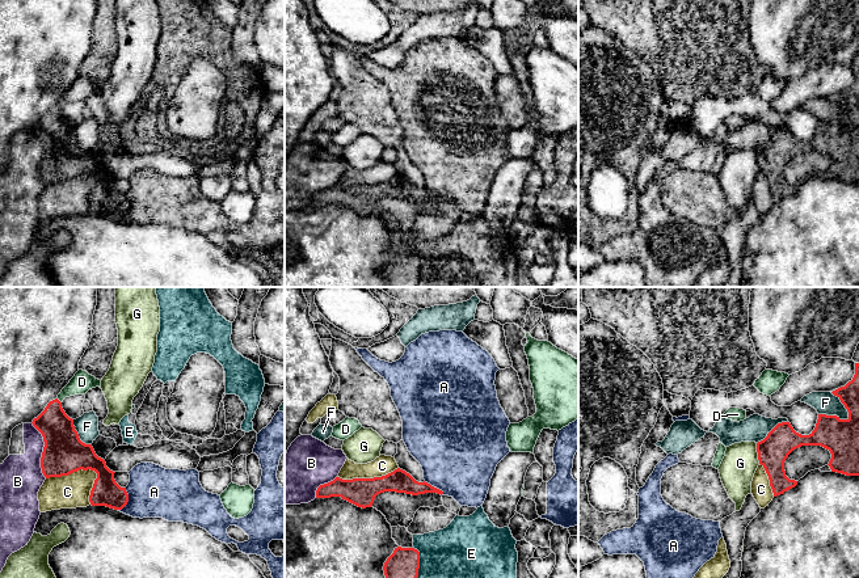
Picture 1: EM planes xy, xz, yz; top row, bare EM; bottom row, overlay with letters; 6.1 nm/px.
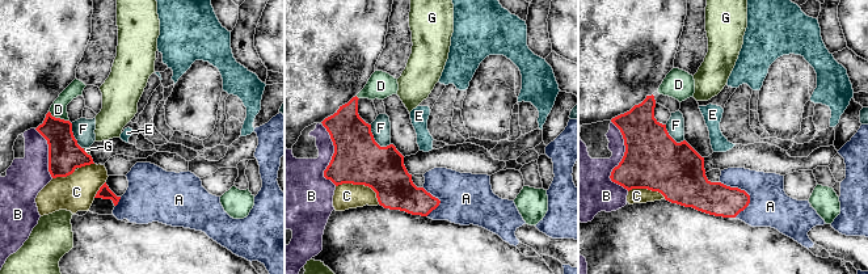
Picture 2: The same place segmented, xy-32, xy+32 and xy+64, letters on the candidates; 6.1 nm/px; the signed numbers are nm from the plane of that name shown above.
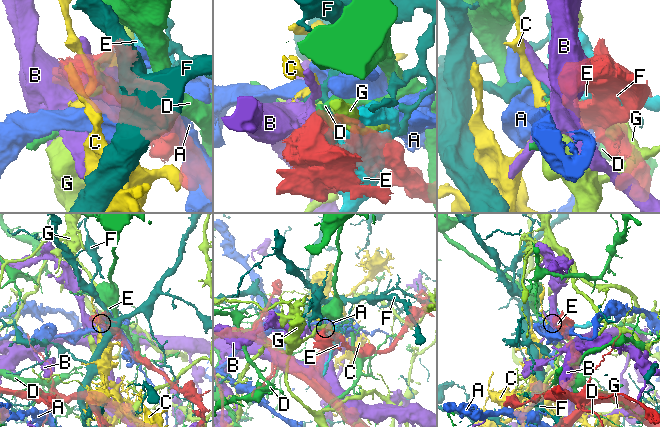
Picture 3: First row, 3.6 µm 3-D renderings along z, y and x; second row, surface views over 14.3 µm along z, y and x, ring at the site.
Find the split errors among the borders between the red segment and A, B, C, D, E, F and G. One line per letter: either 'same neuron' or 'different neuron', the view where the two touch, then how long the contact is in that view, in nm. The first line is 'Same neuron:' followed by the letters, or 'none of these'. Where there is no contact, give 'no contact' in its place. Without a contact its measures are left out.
Same neuron: none of these
A: different neuron; meets red in xy; contact 150 nm long
B: different neuron; meets red in xy; contact 360 nm long
C: different neuron; meets red in xy; contact 320 nm long
D: different neuron; meets red in xy; contact 50 nm long
E: different neuron; meets red in xz; contact 200 nm long
F: different neuron; meets red in yz; contact 200 nm long
G: different neuron; meets red in yz; contact 130 nm long

